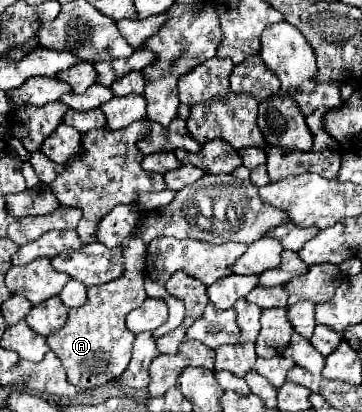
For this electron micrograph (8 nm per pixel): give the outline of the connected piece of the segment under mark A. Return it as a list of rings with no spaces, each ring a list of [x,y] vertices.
[[[135,236],[127,242],[123,254],[141,254],[141,260],[127,256],[125,272],[121,278],[101,286],[89,286],[87,302],[79,308],[71,308],[65,326],[47,336],[47,344],[61,360],[67,372],[67,380],[77,388],[97,388],[111,382],[113,378],[119,378],[131,360],[131,344],[135,334],[127,330],[125,316],[133,308],[141,306],[147,298],[143,288],[147,246],[139,236]]]

